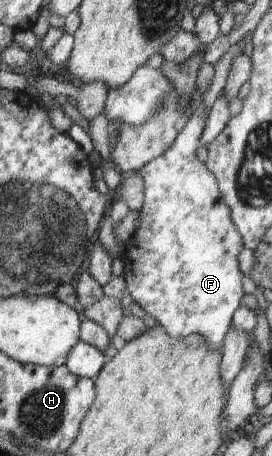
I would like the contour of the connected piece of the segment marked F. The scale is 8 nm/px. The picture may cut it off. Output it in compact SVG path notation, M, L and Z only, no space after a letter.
M195 103L195 112L190 117L188 124L180 131L173 145L166 150L161 157L156 157L154 160L146 163L138 172L138 176L143 179L143 183L145 184L143 190L143 204L138 210L141 216L141 223L136 229L136 232L134 232L133 237L122 245L123 261L126 264L126 267L123 269L123 276L127 284L126 289L130 292L133 301L136 302L146 314L150 314L158 325L163 326L164 330L172 338L179 339L191 334L201 334L211 349L218 349L220 351L224 337L231 327L233 314L240 306L240 300L242 300L245 294L242 289L242 277L244 274L239 269L238 258L239 252L243 249L243 238L232 222L230 208L228 208L228 205L222 198L216 177L206 168L205 163L196 156L196 150L202 145L199 140L206 122L203 118L204 114L202 113L202 109L198 109L196 107L197 104L198 103Z

